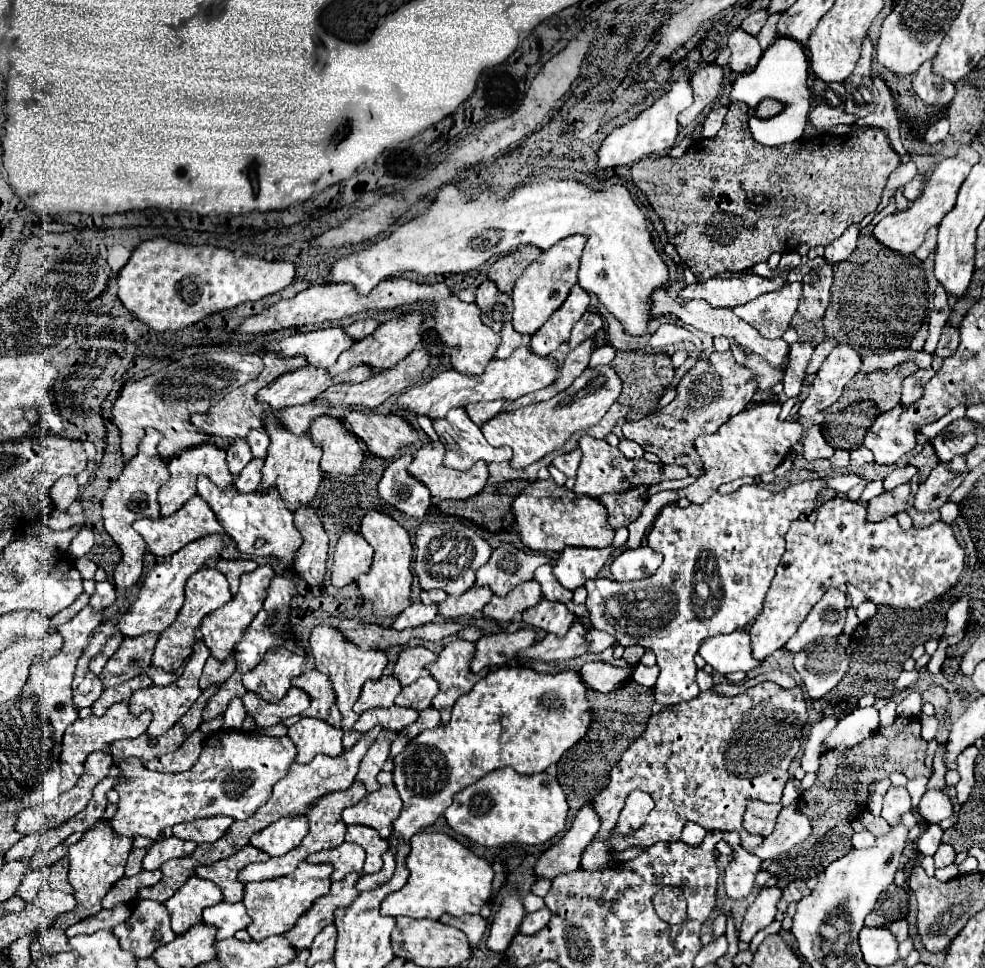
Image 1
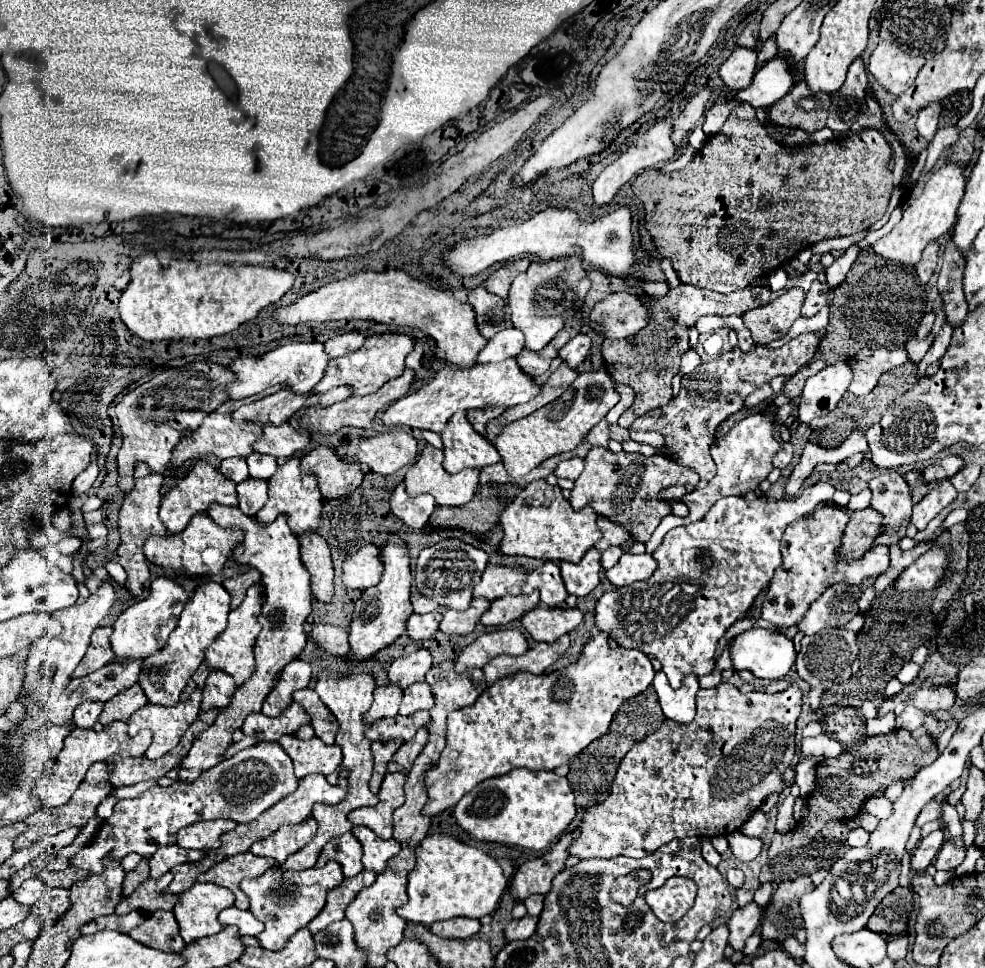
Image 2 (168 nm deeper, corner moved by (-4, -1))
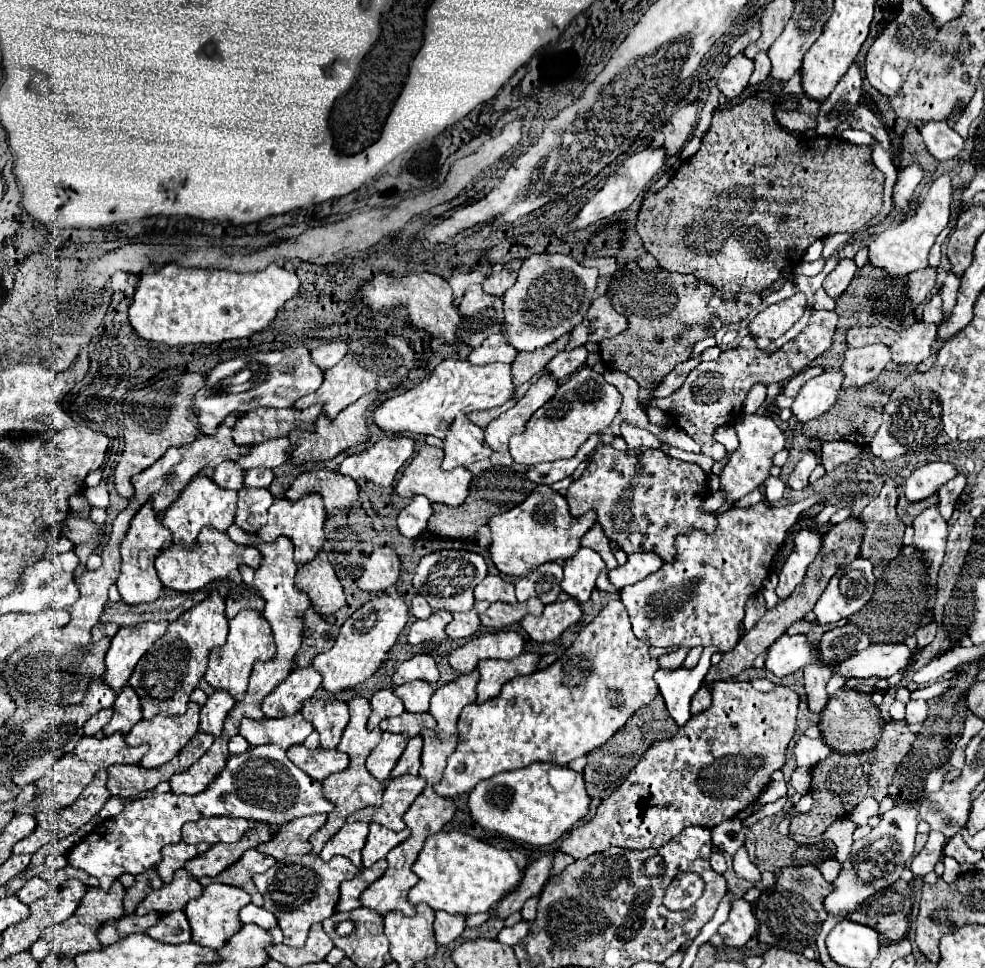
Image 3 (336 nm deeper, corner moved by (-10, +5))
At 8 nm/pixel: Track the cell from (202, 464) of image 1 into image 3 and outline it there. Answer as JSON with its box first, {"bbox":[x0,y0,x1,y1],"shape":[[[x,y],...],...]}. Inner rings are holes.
{"bbox":[161,476,237,544],"shape":[[[195,476],[189,486],[183,488],[179,498],[163,512],[161,522],[171,530],[175,544],[193,544],[199,530],[203,526],[217,528],[225,532],[235,518],[235,506],[237,506],[237,492],[235,490],[221,490],[221,486],[215,486],[215,482],[207,476]]]}

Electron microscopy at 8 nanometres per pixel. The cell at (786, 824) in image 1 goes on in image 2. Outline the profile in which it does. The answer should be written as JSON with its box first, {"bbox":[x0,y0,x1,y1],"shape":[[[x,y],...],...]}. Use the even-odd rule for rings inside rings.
{"bbox":[727,832,763,860],"shape":[[[733,832],[727,836],[729,840],[729,846],[733,850],[733,854],[739,858],[739,860],[753,860],[759,856],[761,848],[763,848],[763,842],[759,838],[749,838],[749,836],[743,836],[741,832]]]}

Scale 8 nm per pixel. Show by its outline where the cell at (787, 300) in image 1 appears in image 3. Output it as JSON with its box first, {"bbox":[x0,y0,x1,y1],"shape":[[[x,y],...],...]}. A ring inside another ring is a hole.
{"bbox":[749,292,807,340],"shape":[[[803,292],[785,298],[777,304],[767,306],[765,310],[761,310],[751,322],[749,322],[749,332],[755,338],[769,338],[769,340],[777,340],[779,336],[783,336],[805,312],[807,308],[807,298]]]}

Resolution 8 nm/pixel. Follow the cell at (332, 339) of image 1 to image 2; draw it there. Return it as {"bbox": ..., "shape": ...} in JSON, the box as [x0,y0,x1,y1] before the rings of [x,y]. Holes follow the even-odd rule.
{"bbox":[225,342,329,400],"shape":[[[301,342],[301,344],[285,344],[279,346],[259,358],[237,358],[229,364],[229,370],[237,376],[235,382],[225,386],[227,400],[241,400],[251,398],[265,392],[269,386],[283,384],[295,394],[307,394],[325,374],[325,366],[329,364],[323,344],[319,342]]]}

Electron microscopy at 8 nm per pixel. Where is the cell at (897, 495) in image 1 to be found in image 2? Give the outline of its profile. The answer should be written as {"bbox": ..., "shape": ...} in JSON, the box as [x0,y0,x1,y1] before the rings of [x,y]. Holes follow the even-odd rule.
{"bbox":[839,508,881,560],"shape":[[[873,508],[853,512],[849,516],[849,524],[843,530],[839,554],[845,560],[857,560],[871,548],[871,544],[879,536],[879,530],[881,530],[881,516],[877,516]]]}

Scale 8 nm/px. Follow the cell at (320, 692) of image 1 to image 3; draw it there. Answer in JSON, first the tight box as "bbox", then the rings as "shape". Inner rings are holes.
{"bbox":[301,698,349,748],"shape":[[[309,698],[307,702],[303,702],[301,714],[319,732],[323,748],[337,748],[341,734],[349,722],[349,710],[347,710],[345,702]]]}

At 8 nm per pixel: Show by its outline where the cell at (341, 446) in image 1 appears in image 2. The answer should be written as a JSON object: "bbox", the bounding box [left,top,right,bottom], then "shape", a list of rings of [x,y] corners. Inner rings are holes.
{"bbox":[301,446,363,500],"shape":[[[319,446],[301,458],[301,472],[315,474],[323,500],[349,498],[363,482],[359,464],[345,464],[333,448]]]}

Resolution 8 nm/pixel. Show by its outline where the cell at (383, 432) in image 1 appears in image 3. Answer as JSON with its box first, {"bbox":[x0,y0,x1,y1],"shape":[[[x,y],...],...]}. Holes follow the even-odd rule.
{"bbox":[339,436,415,486],"shape":[[[393,436],[375,442],[373,446],[347,456],[339,472],[355,480],[369,480],[381,486],[391,486],[397,470],[413,456],[415,440],[409,436]]]}

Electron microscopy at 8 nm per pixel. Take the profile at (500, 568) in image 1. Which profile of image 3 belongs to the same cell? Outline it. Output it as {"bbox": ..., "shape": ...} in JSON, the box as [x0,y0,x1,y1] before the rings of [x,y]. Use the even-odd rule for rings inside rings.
{"bbox":[475,574,517,604],"shape":[[[489,574],[481,584],[475,586],[475,600],[489,600],[489,602],[503,600],[503,602],[515,604],[517,602],[515,586],[513,586],[513,582],[501,578],[501,576]]]}

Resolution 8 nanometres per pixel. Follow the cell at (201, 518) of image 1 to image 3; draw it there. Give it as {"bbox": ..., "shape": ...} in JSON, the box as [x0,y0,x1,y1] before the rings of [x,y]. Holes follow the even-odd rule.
{"bbox":[155,528,261,592],"shape":[[[203,528],[199,532],[199,538],[195,540],[195,546],[177,546],[171,544],[167,550],[161,550],[155,556],[155,568],[159,574],[159,580],[179,592],[195,592],[203,588],[211,580],[223,580],[229,576],[231,570],[235,570],[239,564],[247,564],[251,568],[257,568],[261,564],[261,552],[253,546],[241,546],[235,544],[227,532]]]}

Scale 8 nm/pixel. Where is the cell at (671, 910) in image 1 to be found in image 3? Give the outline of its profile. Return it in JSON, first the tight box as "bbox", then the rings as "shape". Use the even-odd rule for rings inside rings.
{"bbox":[663,874,703,910],"shape":[[[679,874],[679,878],[673,878],[669,884],[663,904],[669,910],[687,910],[691,908],[703,894],[703,880],[699,874]]]}

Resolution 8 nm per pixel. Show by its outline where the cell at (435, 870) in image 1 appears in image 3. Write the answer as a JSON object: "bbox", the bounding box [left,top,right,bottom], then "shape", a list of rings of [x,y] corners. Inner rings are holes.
{"bbox":[409,830,521,914],"shape":[[[457,830],[431,834],[413,864],[413,872],[419,876],[419,882],[409,892],[411,906],[427,904],[433,910],[445,910],[449,914],[487,912],[521,880],[521,870],[507,850]]]}

